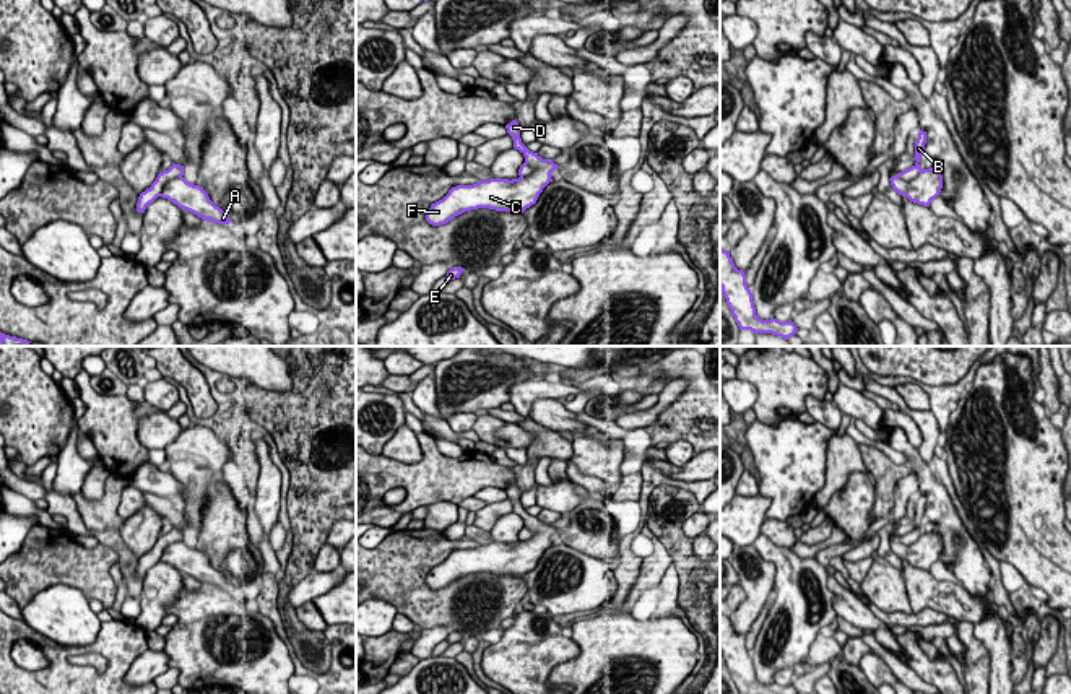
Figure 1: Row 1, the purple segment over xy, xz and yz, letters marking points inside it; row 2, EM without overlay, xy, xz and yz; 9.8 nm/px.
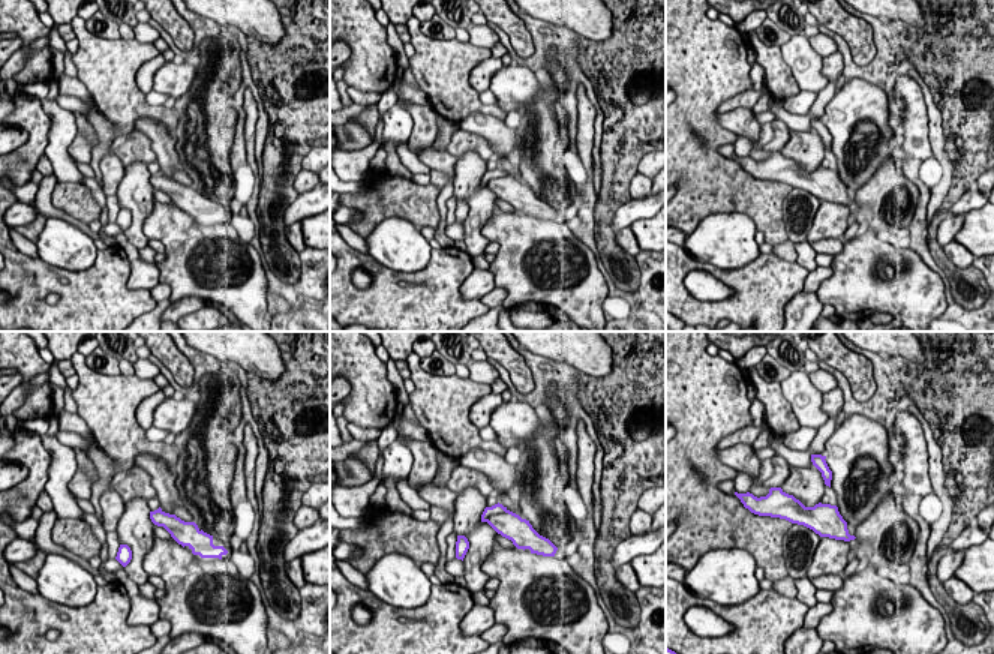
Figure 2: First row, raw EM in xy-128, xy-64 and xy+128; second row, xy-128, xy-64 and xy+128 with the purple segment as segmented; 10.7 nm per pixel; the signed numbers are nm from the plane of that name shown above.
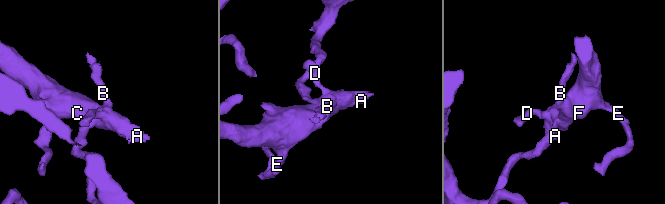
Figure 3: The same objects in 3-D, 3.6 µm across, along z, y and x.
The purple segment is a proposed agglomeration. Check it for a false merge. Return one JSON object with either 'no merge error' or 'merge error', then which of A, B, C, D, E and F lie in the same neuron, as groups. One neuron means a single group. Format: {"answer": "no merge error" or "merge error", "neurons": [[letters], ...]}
{"answer": "merge error", "neurons": [["A", "C", "D", "E", "F"], ["B"]]}

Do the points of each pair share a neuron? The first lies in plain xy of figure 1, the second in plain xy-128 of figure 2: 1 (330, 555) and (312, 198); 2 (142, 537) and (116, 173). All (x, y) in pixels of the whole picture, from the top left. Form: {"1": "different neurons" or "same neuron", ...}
{"1": "different neurons", "2": "different neurons"}

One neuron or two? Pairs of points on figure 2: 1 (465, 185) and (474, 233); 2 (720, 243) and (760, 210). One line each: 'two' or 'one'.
1: one
2: two

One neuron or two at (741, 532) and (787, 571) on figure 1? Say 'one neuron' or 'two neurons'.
two neurons

